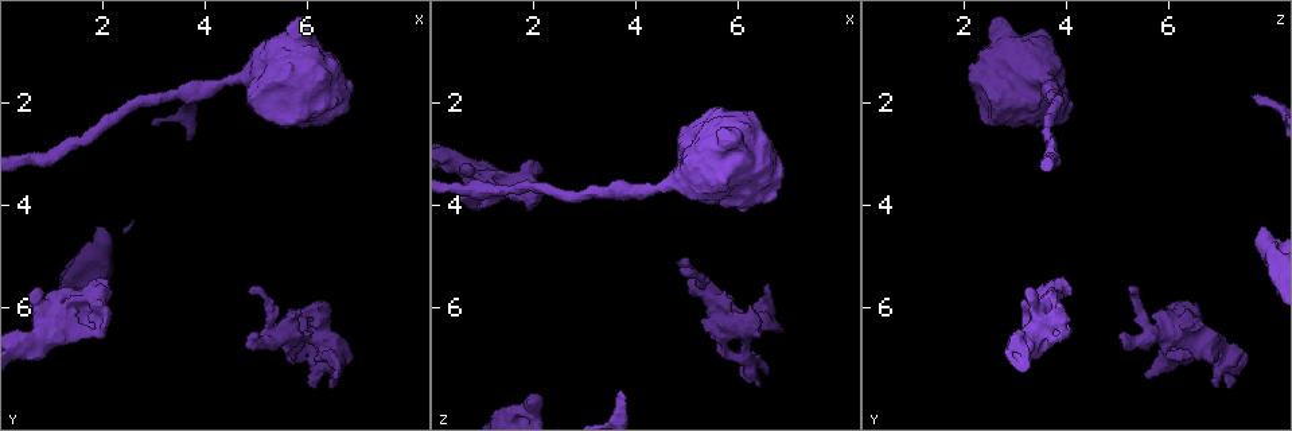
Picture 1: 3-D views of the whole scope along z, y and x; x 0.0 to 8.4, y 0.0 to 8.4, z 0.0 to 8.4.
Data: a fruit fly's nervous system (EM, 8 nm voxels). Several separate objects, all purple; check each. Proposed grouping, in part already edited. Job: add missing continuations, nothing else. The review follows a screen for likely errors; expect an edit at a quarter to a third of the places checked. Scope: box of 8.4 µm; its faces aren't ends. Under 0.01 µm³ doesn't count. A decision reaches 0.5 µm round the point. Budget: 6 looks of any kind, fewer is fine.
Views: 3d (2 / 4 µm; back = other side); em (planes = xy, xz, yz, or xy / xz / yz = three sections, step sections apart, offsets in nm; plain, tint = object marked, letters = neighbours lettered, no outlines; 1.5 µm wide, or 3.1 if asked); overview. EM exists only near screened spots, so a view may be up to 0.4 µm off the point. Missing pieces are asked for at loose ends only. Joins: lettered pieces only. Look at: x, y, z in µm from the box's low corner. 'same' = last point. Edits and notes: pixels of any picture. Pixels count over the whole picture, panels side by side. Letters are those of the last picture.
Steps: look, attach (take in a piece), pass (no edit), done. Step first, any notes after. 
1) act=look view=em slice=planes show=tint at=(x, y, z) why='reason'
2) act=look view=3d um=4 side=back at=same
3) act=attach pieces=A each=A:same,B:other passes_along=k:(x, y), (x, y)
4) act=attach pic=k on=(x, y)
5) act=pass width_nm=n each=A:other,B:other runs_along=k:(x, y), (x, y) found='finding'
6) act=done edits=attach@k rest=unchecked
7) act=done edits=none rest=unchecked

act=look view=em slice=planes show=letters at=(3.70, 1.90, 7.60) why='tapers out'

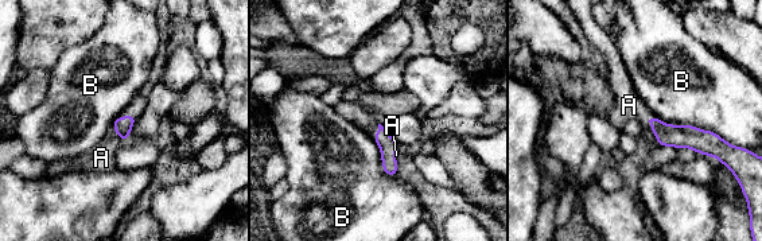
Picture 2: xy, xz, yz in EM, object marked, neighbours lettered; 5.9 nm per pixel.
act=attach pic=2 on=(629, 105) longest_contact=B:500nm each=A:same,B:other found='the neuron continues'

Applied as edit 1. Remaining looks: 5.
act=look view=em slice=planes show=letters at=(4.80, 6.60, 5.05) why='free end'

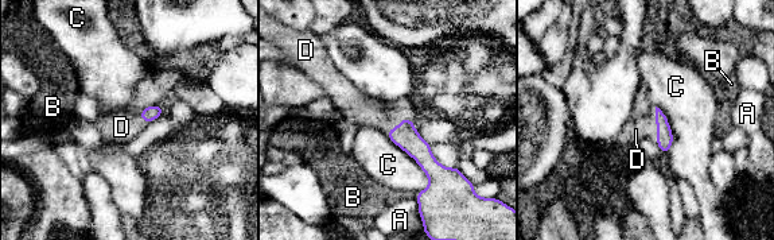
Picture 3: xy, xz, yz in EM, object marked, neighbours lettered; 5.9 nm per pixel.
act=attach pic=3 on=(636, 130) longest_contact=C:420nm each=A:other,B:other,C:other,D:same passes_along=3:(664, 134), (657, 126), (636, 130) found='it goes on there'

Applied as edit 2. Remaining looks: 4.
act=done edits=attach@2,attach@3 rest=unchecked

